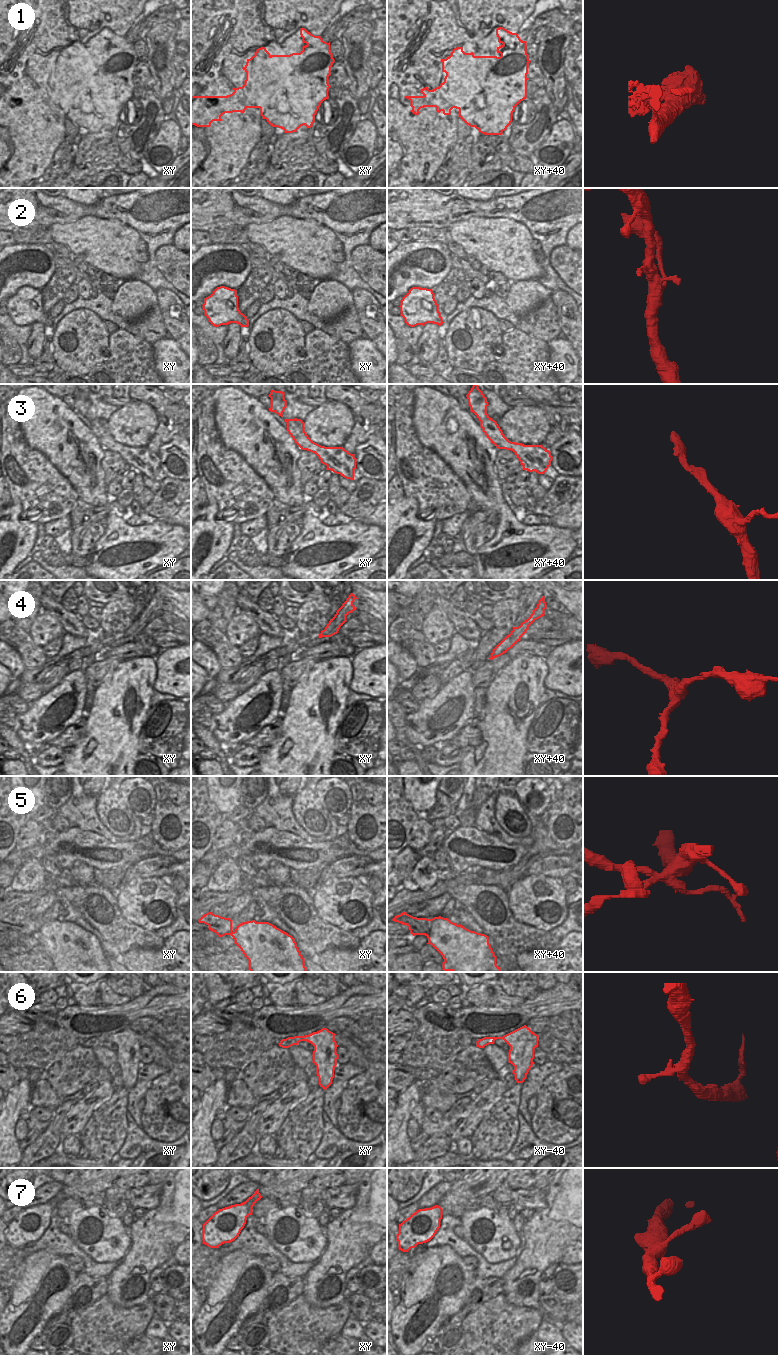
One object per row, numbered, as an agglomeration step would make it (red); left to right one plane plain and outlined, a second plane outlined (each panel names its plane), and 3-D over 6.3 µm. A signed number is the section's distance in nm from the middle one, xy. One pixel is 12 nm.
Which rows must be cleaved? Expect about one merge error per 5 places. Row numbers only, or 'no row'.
1, 5

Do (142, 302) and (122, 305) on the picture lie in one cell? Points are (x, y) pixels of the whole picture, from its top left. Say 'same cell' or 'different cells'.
same cell

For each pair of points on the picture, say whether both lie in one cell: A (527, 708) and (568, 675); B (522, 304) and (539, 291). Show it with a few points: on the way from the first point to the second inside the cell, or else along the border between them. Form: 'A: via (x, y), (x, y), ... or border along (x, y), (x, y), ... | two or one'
A: border along (545, 662), (548, 673), (544, 680), (544, 686) | two
B: via (526, 300), (535, 293) | one

